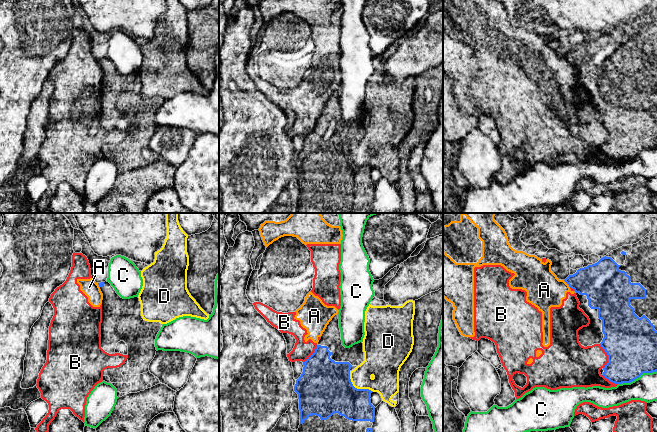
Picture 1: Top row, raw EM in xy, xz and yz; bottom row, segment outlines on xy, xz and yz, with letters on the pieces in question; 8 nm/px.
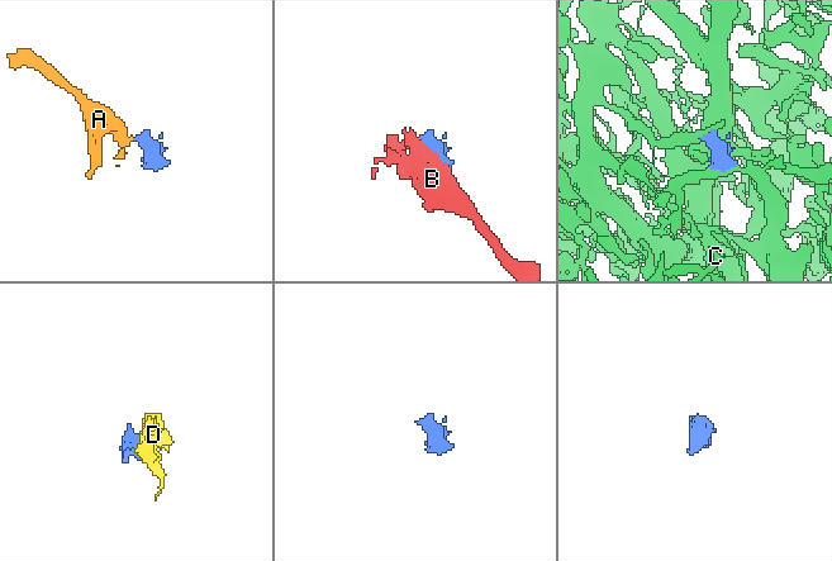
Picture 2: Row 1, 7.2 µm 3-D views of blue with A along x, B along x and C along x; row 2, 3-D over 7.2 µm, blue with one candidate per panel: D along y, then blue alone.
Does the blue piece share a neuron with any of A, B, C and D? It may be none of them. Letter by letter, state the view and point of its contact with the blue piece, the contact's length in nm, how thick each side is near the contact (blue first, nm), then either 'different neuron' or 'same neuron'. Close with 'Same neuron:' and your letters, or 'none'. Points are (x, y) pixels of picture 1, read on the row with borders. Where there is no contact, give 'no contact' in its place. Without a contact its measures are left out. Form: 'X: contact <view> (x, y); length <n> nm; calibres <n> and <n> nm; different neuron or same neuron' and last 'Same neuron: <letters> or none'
A: contact yz (567, 283); length 90 nm; calibres 300 and 280 nm; different neuron
B: contact yz (608, 356); length 200 nm; calibres 420 and 320 nm; different neuron
C: contact yz (637, 377); length 340 nm; calibres 400 and 200 nm; different neuron
D: contact xz (354, 387); length 240 nm; calibres 440 and 200 nm; different neuron
Same neuron: none

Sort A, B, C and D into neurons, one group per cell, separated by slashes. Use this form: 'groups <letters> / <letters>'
groups A B / C / D

